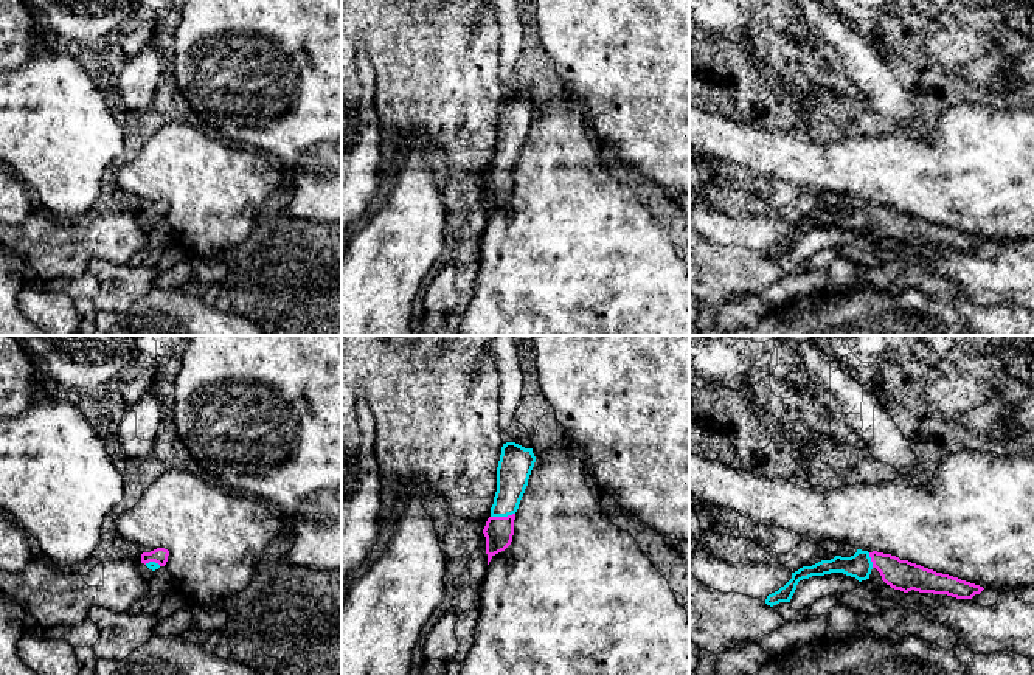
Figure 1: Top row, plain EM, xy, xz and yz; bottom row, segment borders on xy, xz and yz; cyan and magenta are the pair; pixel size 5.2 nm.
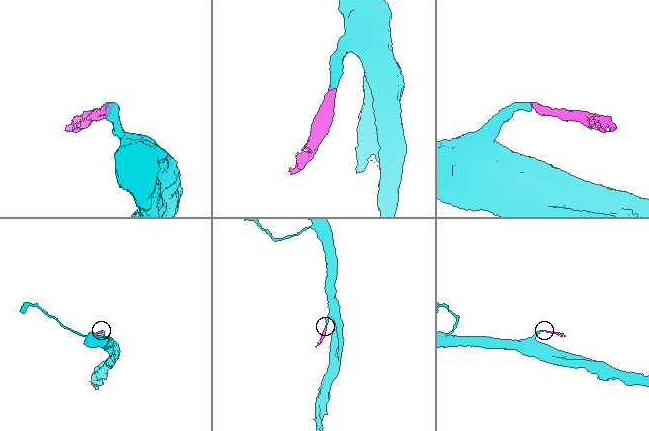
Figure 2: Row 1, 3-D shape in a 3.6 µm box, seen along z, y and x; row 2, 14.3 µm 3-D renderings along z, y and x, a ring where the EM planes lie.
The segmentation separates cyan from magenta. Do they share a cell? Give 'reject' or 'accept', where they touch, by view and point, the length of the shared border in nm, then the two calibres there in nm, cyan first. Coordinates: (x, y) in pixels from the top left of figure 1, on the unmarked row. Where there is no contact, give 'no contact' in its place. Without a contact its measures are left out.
accept | xz (502, 168) | 130 nm | 170/150 nm

